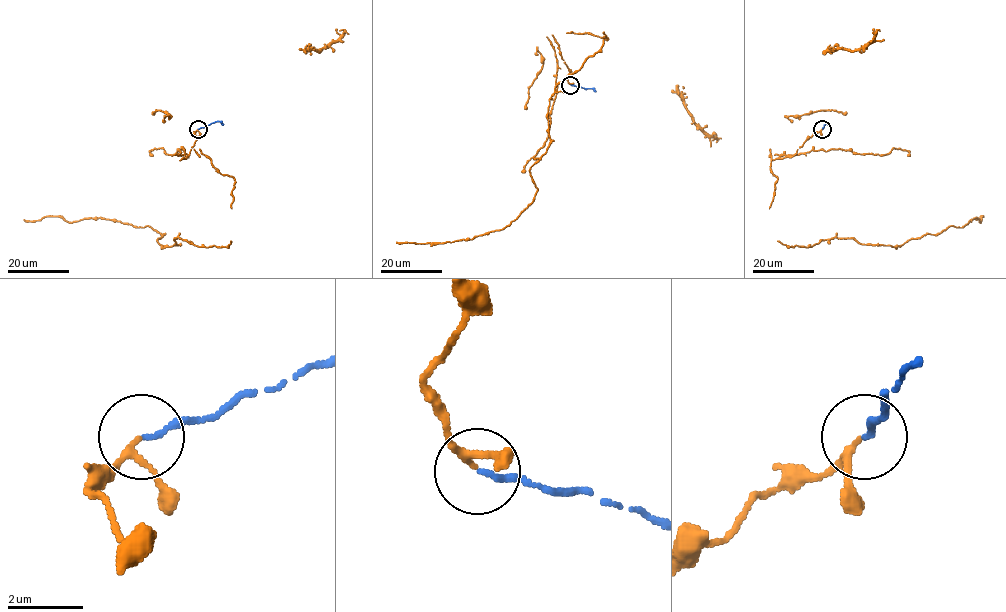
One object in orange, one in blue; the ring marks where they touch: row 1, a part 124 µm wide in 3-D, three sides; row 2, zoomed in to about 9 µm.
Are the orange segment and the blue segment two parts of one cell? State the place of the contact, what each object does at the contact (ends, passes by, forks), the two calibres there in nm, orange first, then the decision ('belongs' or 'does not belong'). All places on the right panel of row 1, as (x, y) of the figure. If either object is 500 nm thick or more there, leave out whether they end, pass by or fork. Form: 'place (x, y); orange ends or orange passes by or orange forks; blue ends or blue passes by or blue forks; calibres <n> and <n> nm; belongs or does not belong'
place (822, 129); orange passes by; blue ends; calibres 150 and 140 nm; belongs

